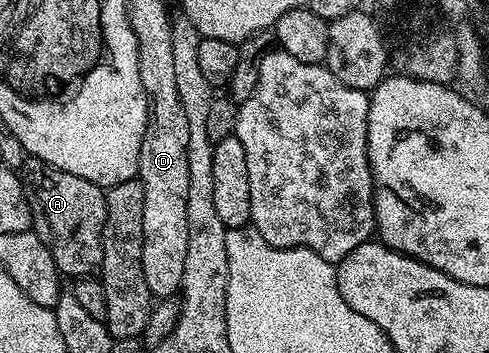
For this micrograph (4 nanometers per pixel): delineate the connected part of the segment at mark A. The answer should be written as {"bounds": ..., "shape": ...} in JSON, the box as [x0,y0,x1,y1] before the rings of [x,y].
{"bounds":[20,157,106,277],"shape":[[[33,157],[21,166],[20,178],[30,202],[32,230],[51,251],[59,272],[66,277],[101,272],[106,191],[92,181],[84,181],[84,177],[76,177],[76,173],[64,173],[64,169]]]}

